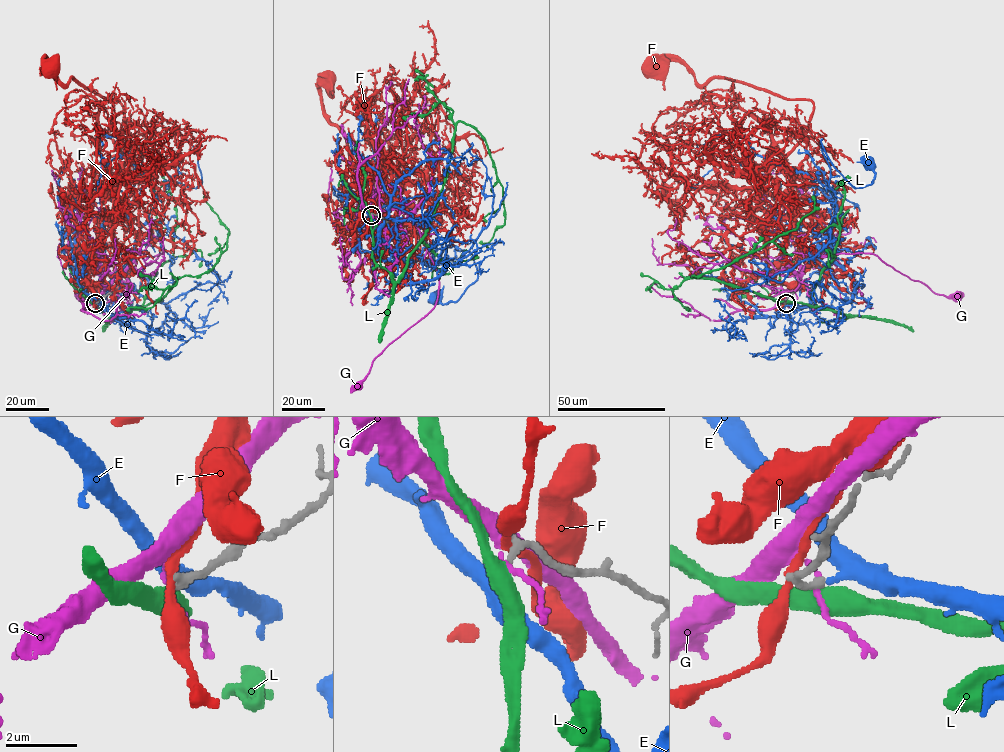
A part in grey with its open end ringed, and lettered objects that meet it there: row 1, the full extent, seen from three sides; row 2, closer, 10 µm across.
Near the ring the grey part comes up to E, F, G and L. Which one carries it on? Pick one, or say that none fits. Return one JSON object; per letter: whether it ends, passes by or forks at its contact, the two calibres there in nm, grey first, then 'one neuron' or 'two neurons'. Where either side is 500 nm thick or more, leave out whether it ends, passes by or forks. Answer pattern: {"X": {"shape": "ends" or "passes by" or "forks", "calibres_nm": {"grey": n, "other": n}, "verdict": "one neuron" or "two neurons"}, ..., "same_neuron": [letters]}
{"E": {"shape": "passes by", "calibres_nm": {"grey": 240, "other": 280}, "verdict": "one neuron"}, "F": {"shape": "passes by", "calibres_nm": {"grey": 280, "other": 280}, "verdict": "two neurons"}, "G": {"shape": "passes by", "calibres_nm": {"grey": 260, "other": 100}, "verdict": "two neurons"}, "L": {"shape": "passes by", "calibres_nm": {"grey": 240, "other": 480}, "verdict": "two neurons"}, "same_neuron": ["E"]}

